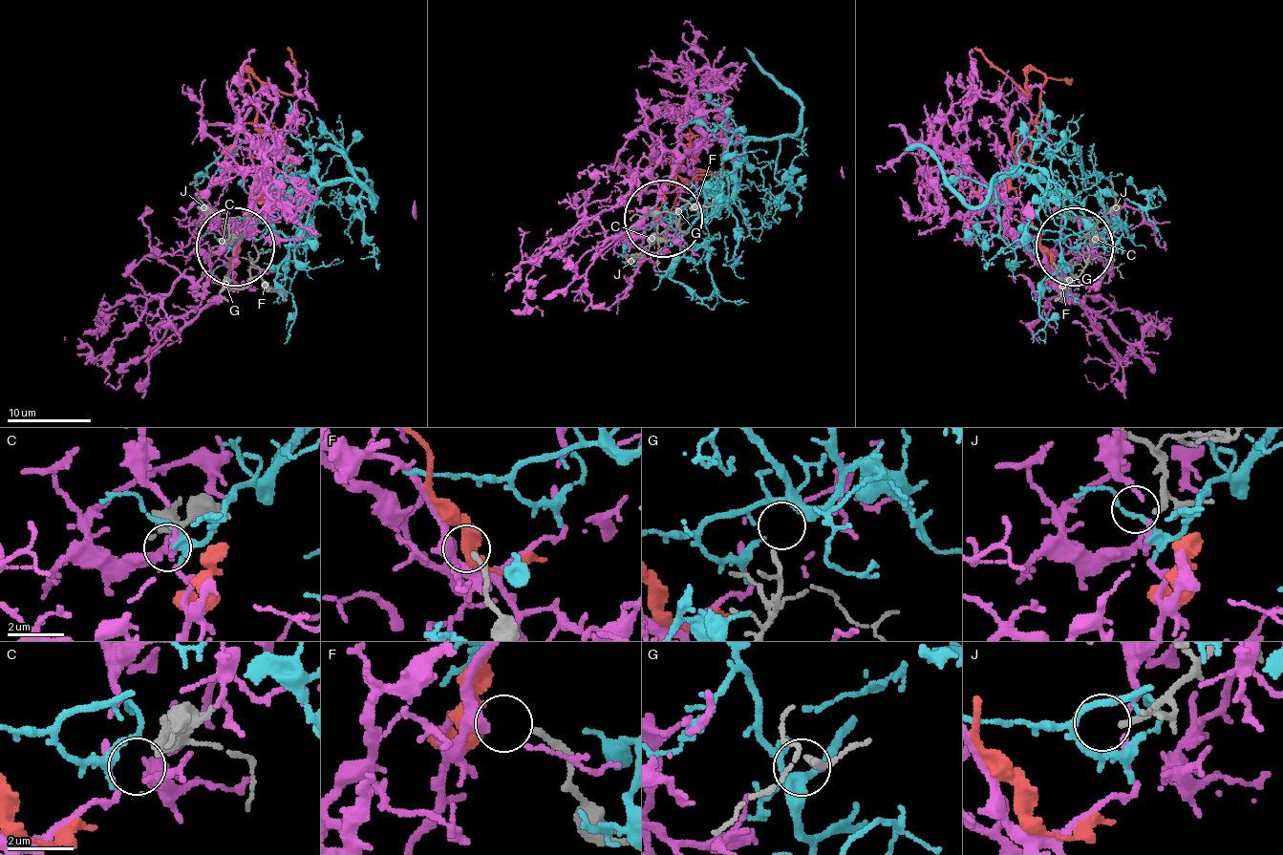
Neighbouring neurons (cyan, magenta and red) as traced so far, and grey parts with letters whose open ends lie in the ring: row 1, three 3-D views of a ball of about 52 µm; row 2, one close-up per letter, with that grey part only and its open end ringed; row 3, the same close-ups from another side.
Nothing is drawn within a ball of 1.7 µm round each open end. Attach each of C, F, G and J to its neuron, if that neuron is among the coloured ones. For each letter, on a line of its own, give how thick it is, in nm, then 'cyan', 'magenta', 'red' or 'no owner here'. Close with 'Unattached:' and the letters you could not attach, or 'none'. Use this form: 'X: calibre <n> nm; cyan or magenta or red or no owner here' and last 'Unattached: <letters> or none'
C: calibre 300 nm; no owner here
F: calibre 170 nm; red
G: calibre 160 nm; cyan
J: calibre 180 nm; no owner here
Unattached: C, J

